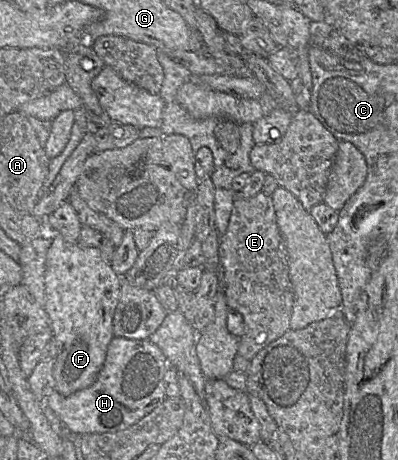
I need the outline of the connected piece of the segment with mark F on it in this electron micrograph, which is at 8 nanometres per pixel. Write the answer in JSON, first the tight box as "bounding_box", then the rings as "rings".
{"bounding_box":[45,231,121,396],"rings":[[[55,231],[46,257],[45,311],[51,322],[53,339],[59,346],[53,376],[55,379],[54,390],[62,396],[69,396],[76,391],[85,389],[96,381],[105,362],[108,345],[114,338],[112,321],[119,300],[120,285],[121,277],[102,257],[99,249],[81,247],[78,243],[67,242],[58,231]]]}

